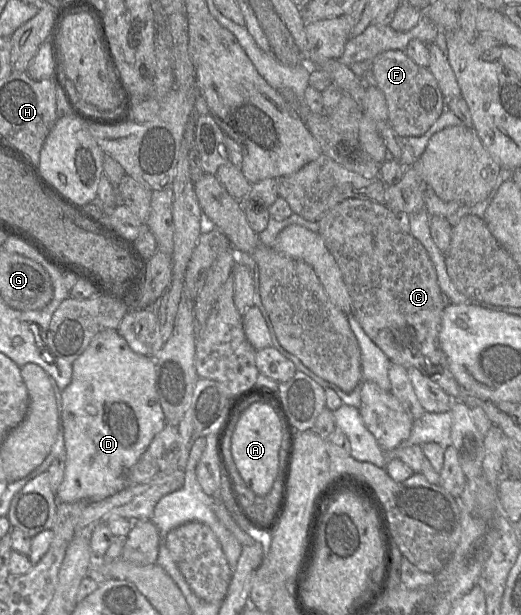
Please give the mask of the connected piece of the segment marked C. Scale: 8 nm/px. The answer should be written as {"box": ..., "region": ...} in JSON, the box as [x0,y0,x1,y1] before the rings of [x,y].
{"box":[318,198,460,399],"region":[[[349,198],[319,221],[318,234],[336,261],[352,301],[352,314],[371,341],[393,364],[416,368],[460,399],[460,386],[450,372],[439,345],[439,332],[447,297],[442,292],[435,267],[421,242],[403,232],[397,215],[386,204]]]}

